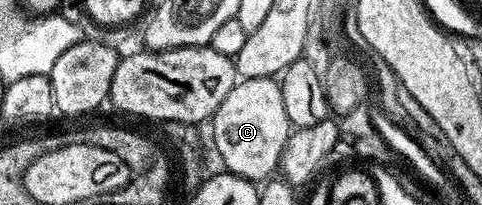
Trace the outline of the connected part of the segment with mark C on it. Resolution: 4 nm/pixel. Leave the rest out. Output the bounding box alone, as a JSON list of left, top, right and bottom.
[211,78,291,181]

